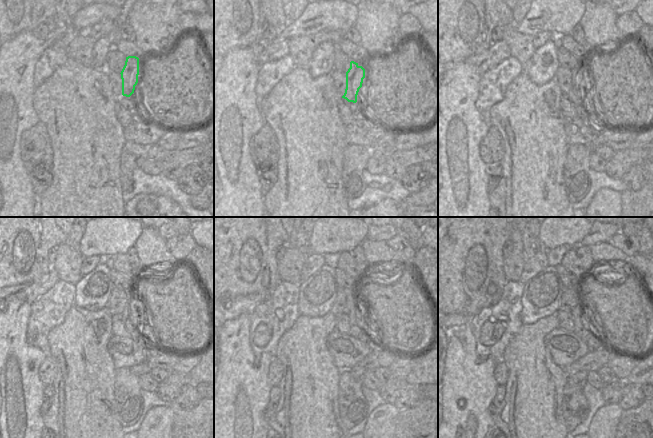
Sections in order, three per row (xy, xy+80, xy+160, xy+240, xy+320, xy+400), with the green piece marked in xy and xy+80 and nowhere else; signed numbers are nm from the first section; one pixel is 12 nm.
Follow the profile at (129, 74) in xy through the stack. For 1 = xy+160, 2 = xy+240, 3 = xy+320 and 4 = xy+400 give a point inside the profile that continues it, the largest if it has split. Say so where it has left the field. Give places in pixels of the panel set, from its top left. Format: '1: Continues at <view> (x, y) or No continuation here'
1: Continues at xy+160 (575, 94)
2: Continues at xy+240 (129, 323)
3: Continues at xy+320 (355, 328)
4: Continues at xy+400 (580, 329)

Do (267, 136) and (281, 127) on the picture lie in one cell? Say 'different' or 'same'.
different

